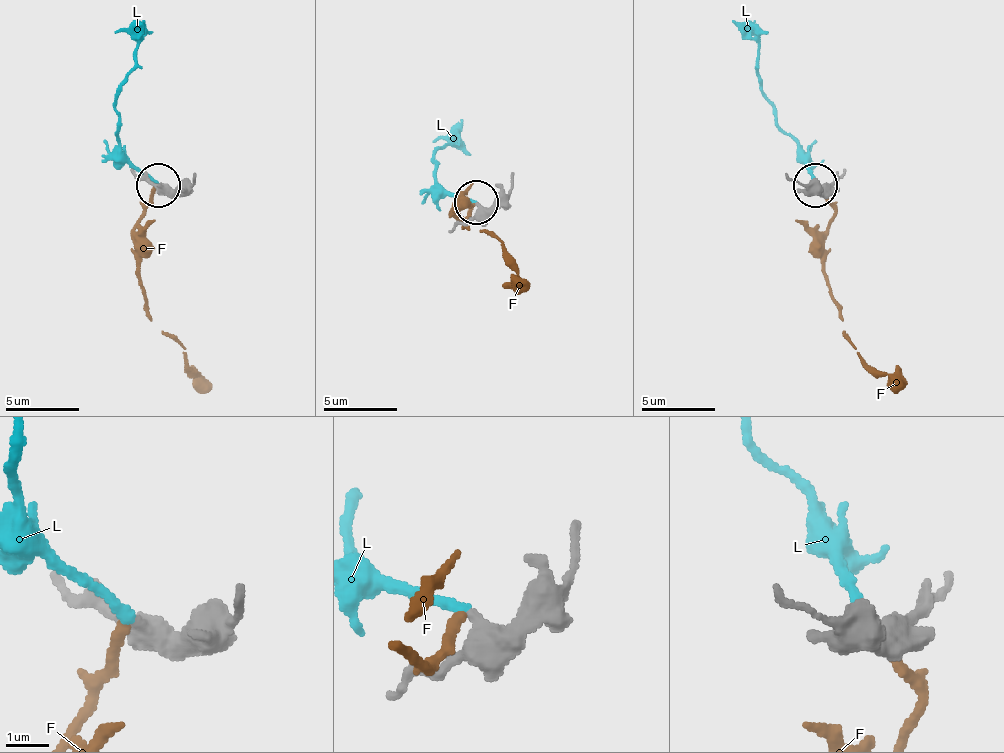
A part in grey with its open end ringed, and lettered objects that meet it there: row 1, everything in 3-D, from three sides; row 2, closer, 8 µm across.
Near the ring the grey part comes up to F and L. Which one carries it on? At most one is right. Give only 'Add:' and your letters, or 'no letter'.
Add: L

